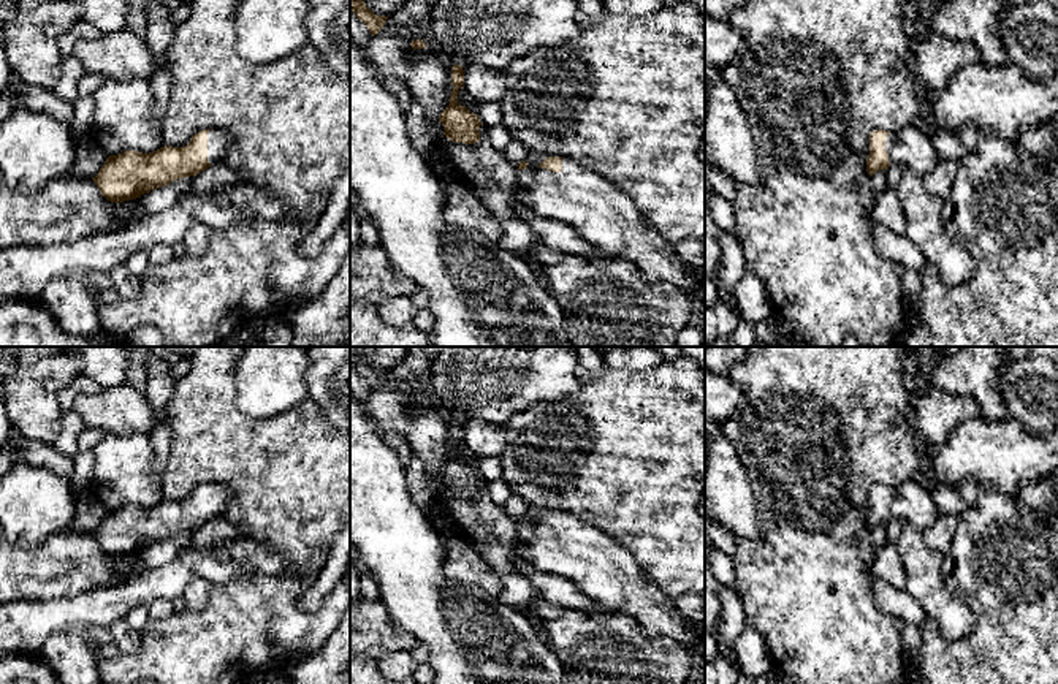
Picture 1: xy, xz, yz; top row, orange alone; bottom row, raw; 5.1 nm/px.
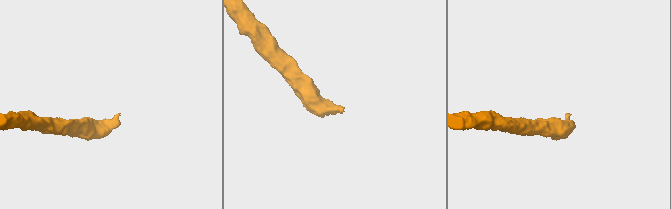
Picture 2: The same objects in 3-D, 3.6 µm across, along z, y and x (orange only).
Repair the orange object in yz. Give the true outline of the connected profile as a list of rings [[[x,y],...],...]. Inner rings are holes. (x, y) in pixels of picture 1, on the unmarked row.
[[[920,480],[906,481],[896,488],[874,484],[870,489],[870,510],[866,513],[870,530],[890,519],[904,519],[923,532],[939,515],[931,489]]]

